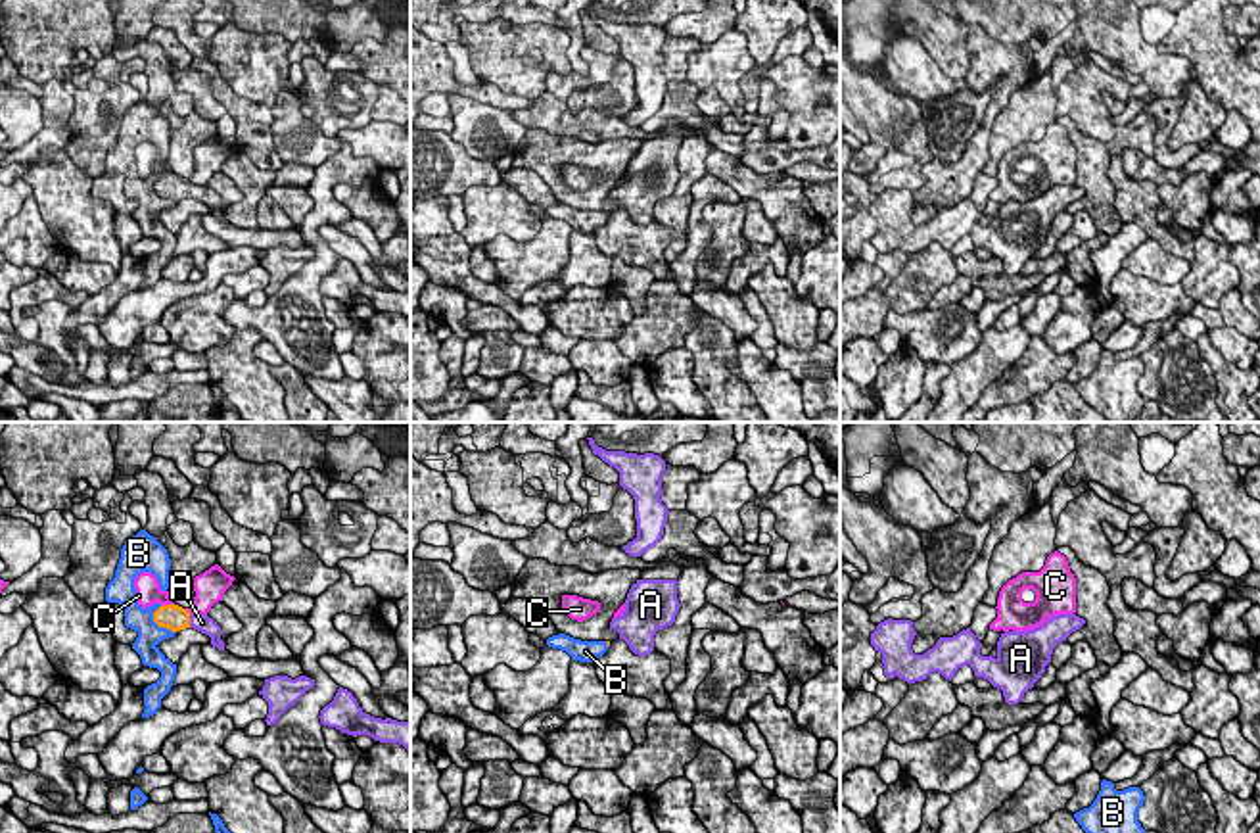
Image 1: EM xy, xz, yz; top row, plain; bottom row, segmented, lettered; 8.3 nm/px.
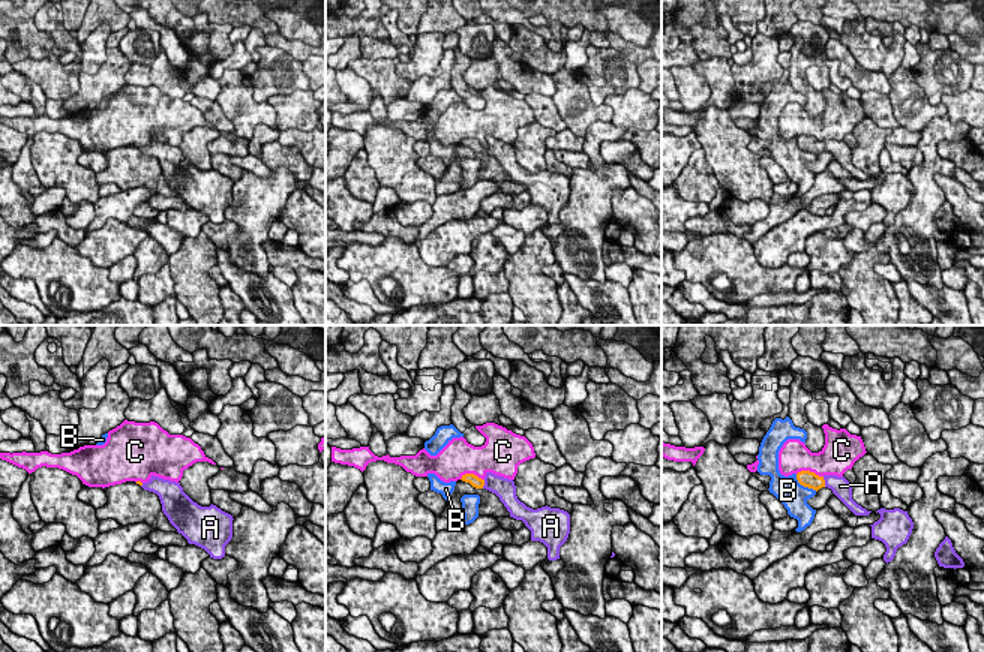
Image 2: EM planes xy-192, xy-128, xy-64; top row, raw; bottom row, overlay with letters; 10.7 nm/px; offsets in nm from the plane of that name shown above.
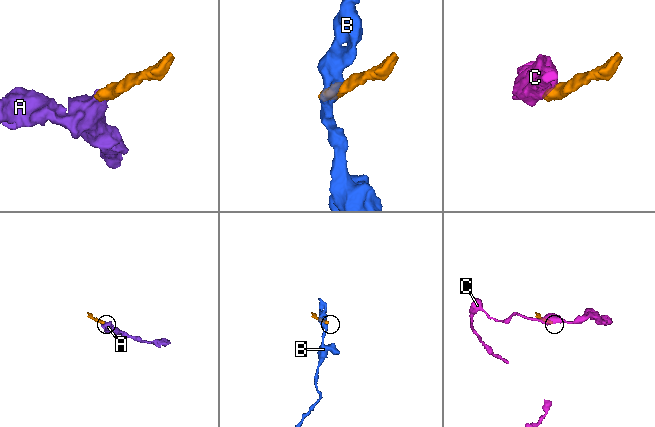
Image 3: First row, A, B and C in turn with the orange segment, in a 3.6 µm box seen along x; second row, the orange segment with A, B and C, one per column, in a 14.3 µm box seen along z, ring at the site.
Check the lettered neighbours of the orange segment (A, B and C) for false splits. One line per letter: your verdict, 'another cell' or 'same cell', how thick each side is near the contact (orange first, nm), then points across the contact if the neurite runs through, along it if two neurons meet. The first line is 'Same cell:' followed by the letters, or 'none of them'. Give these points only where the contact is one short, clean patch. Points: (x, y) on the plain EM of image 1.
Same cell: A
A: same cell; 220 nm thick on the orange side, 160 nm on the other; runs through xy (171, 187), (188, 190), (202, 192)
B: another cell; 220 nm thick on the orange side, 200 nm on the other
C: another cell; 220 nm thick on the orange side, 220 nm on the other; border along xy (173, 173), (162, 177)

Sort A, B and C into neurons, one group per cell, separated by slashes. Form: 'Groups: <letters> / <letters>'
Groups: A / B / C

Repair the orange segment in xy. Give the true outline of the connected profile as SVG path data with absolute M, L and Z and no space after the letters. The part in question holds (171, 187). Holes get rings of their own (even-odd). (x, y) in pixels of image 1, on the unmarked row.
M163 175L153 182L153 192L159 198L167 198L175 203L186 198L194 198L209 205L213 217L224 221L224 211L221 209L221 196L207 184L190 184L178 175Z

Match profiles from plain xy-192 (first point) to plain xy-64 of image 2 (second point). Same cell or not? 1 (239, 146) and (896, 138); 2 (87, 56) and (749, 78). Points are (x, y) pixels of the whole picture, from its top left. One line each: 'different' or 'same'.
1: same
2: same

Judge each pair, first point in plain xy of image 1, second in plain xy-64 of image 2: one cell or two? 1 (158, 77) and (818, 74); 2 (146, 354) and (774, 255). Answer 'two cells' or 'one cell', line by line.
1: two cells
2: two cells

